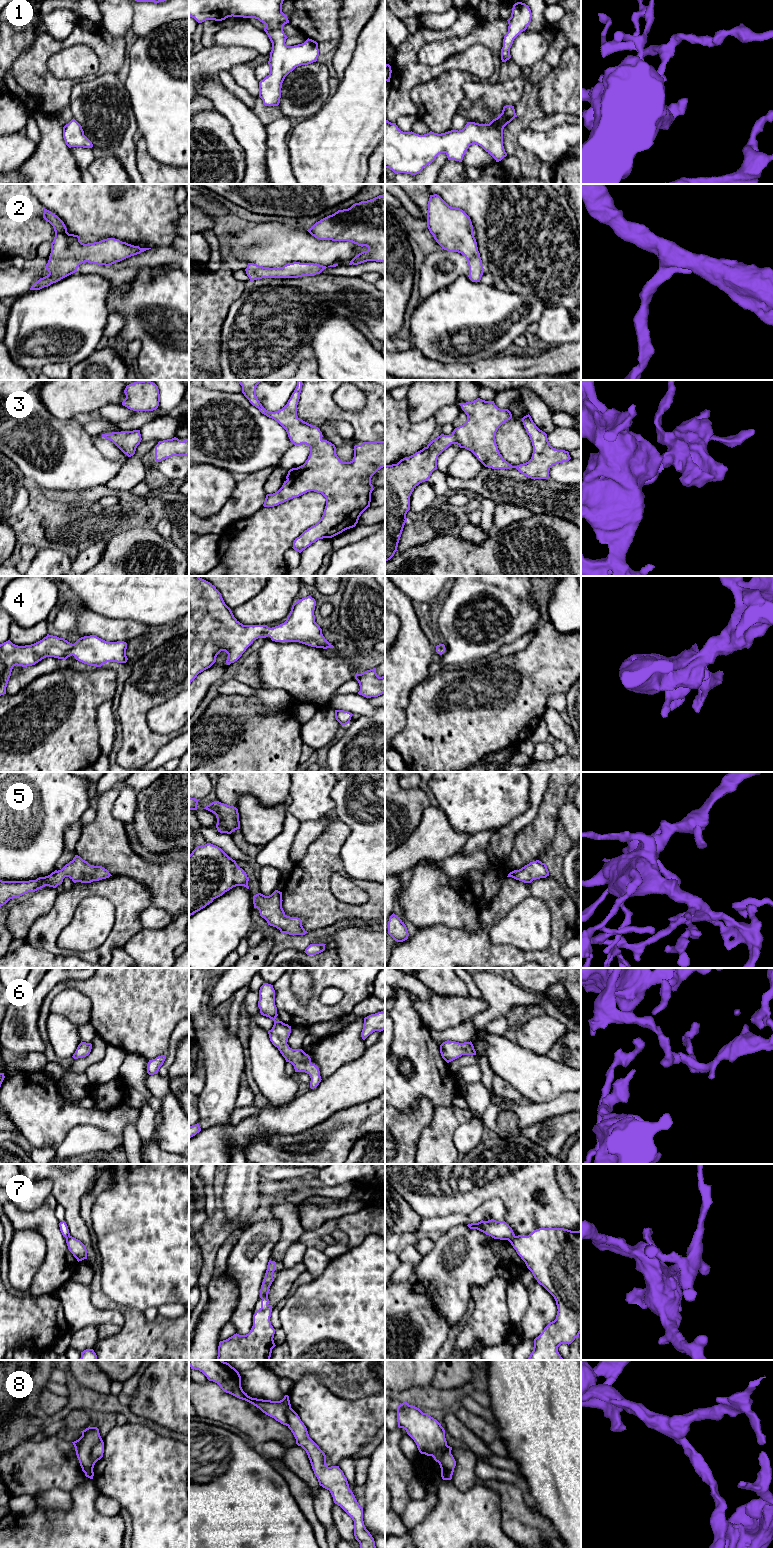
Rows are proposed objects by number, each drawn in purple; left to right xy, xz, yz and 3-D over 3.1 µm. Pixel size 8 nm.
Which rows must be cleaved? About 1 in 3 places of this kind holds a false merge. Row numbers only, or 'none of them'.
7, 8

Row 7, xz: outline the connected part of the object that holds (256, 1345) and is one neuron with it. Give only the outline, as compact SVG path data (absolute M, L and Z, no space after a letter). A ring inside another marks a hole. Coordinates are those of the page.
M268 1292L261 1298L261 1308L253 1315L253 1326L246 1335L234 1334L226 1340L220 1341L217 1360L270 1360L274 1343L275 1329L271 1325L272 1308L268 1303Z

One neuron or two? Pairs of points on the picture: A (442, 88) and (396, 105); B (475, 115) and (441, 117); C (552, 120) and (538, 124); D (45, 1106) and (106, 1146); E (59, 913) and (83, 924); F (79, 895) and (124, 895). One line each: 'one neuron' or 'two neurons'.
A: two neurons
B: two neurons
C: one neuron
D: two neurons
E: two neurons
F: one neuron

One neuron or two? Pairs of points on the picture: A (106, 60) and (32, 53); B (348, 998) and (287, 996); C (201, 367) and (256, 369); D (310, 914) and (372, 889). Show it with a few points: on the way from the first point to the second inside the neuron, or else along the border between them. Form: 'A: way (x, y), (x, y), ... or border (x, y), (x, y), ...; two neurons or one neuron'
A: way (91, 40), (71, 40), (64, 44), (52, 46); one neuron
B: way (333, 1010), (302, 1011); one neuron
C: border (220, 344), (221, 369); two neurons
D: way (328, 911), (362, 911), (366, 907); one neuron

